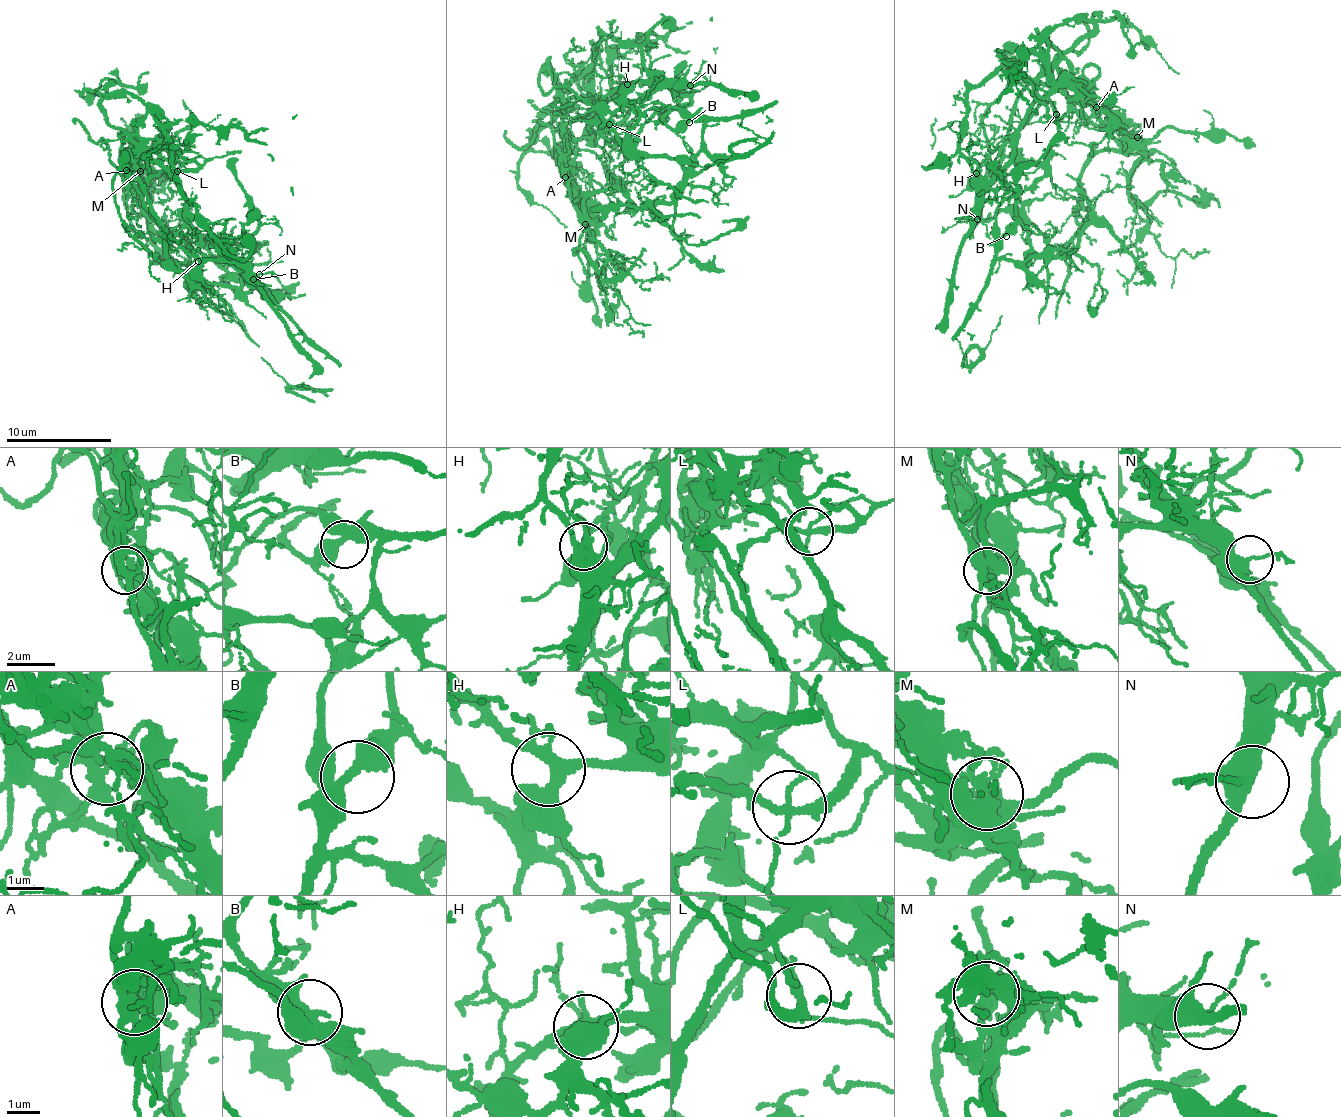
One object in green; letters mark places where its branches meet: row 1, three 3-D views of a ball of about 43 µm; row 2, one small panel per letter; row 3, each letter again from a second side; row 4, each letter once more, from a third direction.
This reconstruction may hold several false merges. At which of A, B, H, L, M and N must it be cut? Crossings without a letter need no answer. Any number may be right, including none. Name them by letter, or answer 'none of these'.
A, L, M

